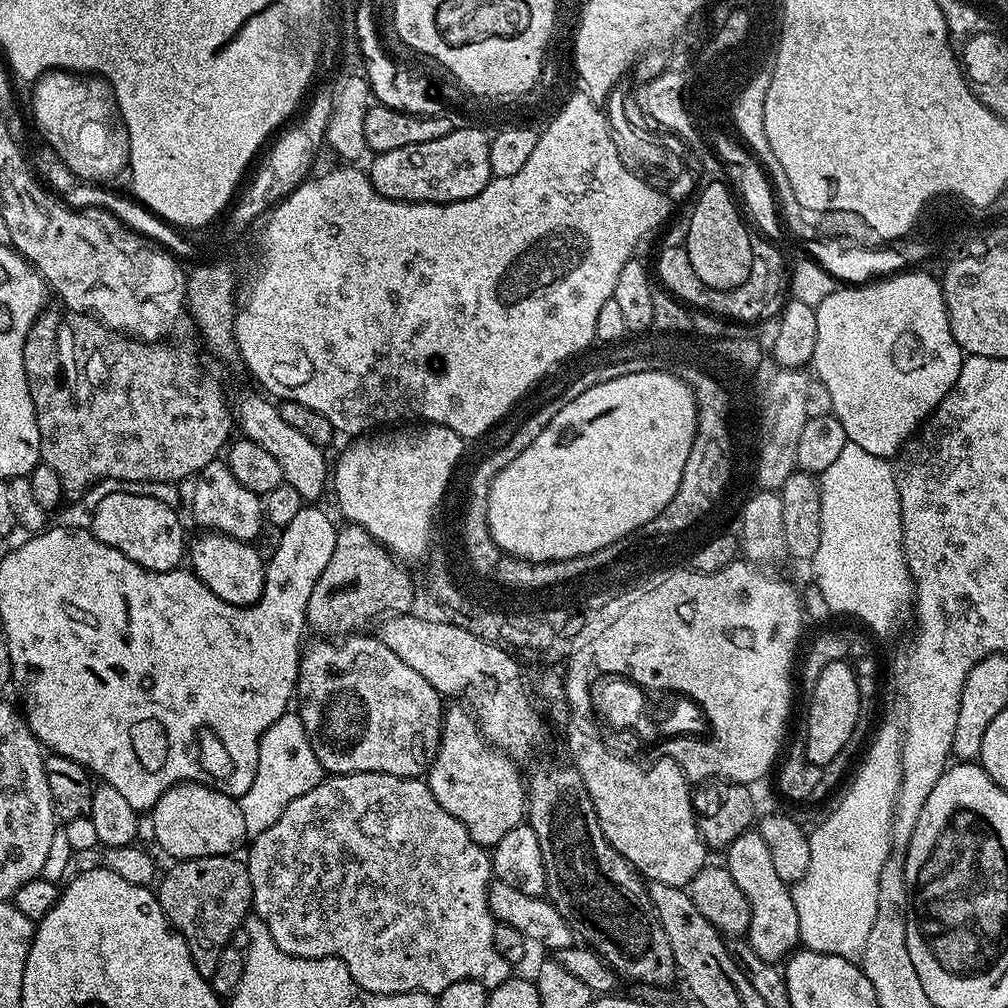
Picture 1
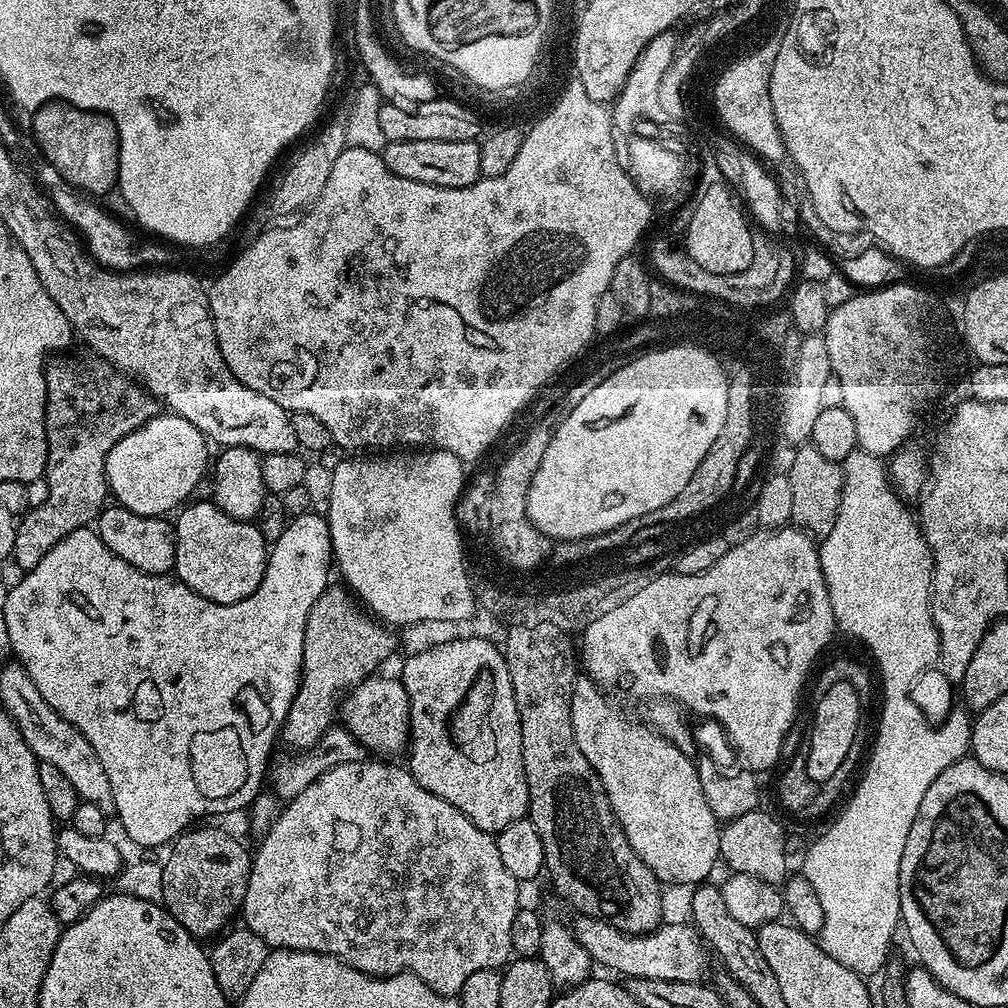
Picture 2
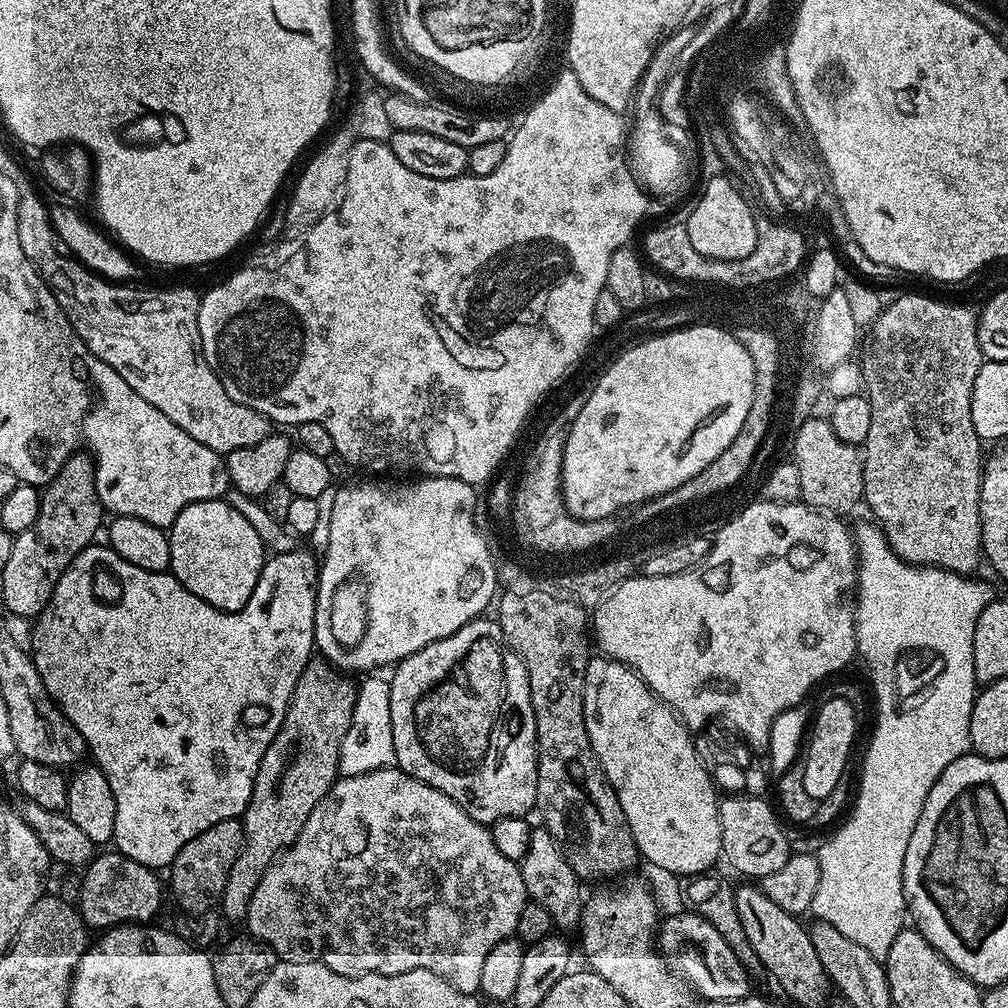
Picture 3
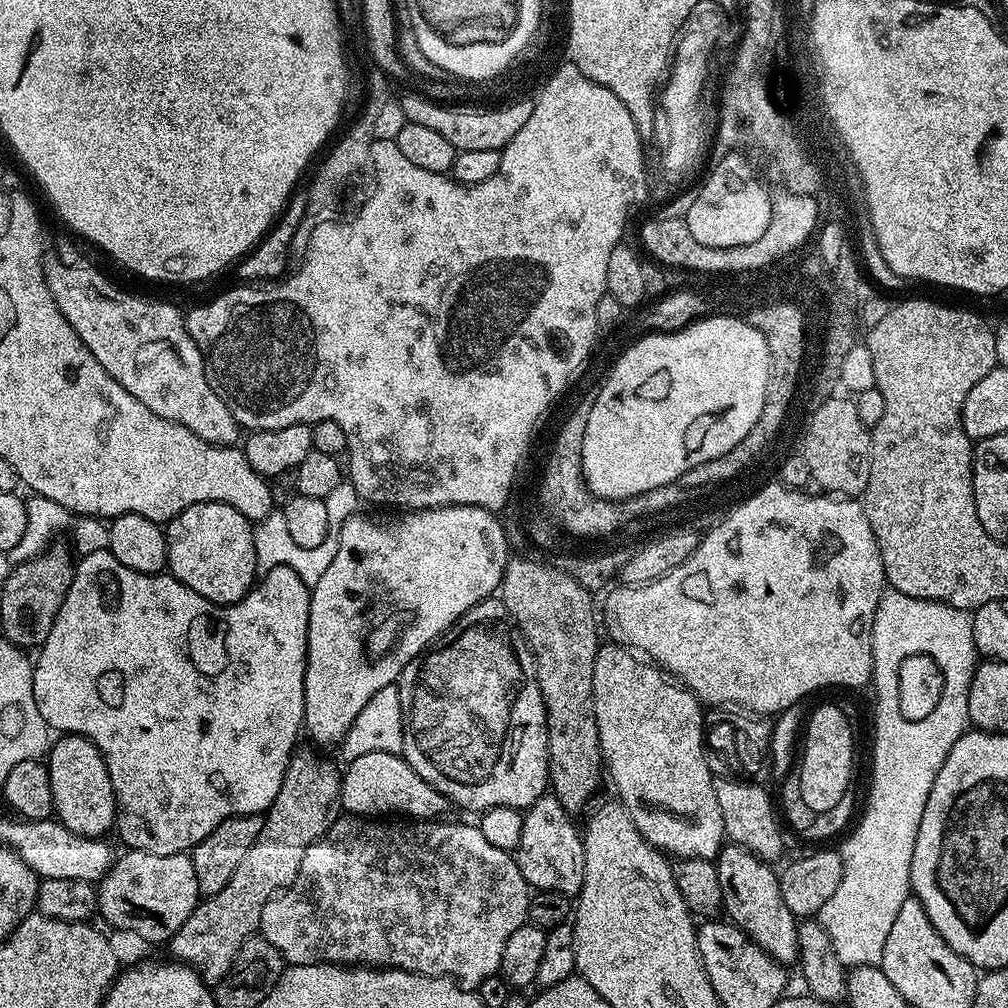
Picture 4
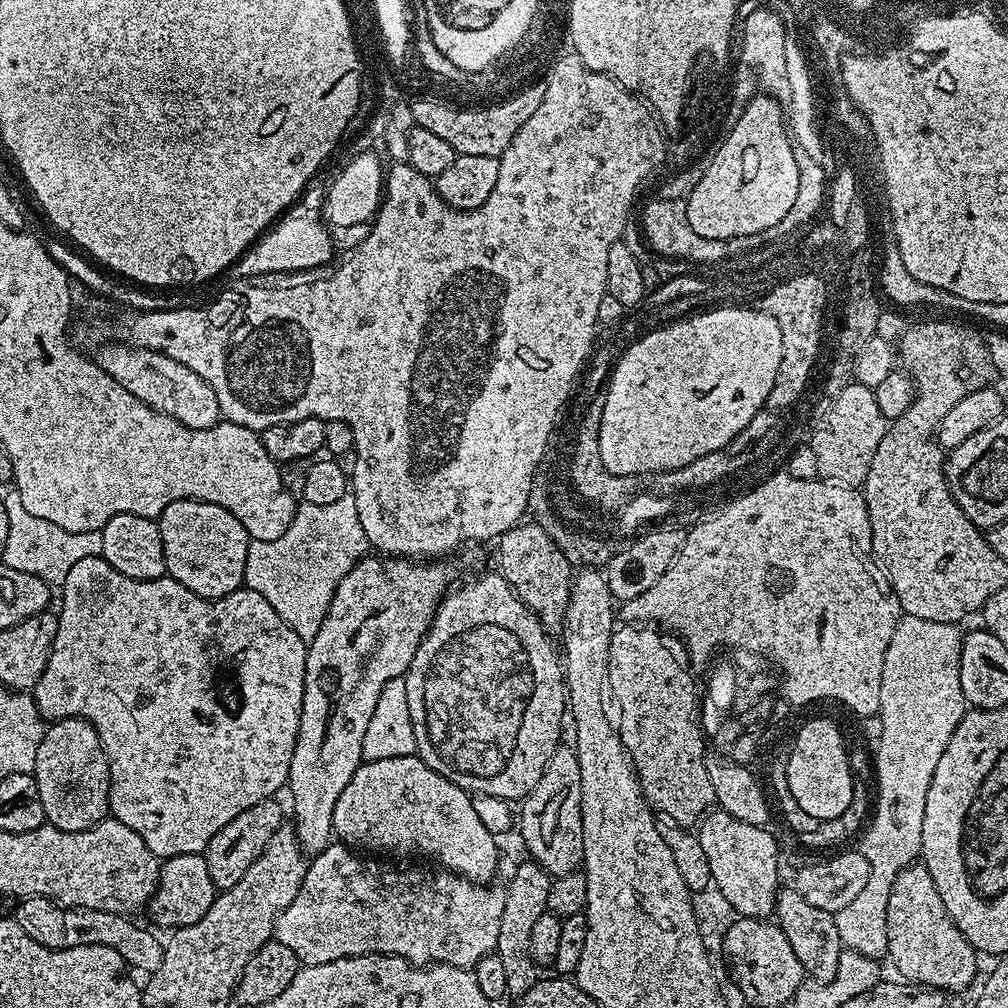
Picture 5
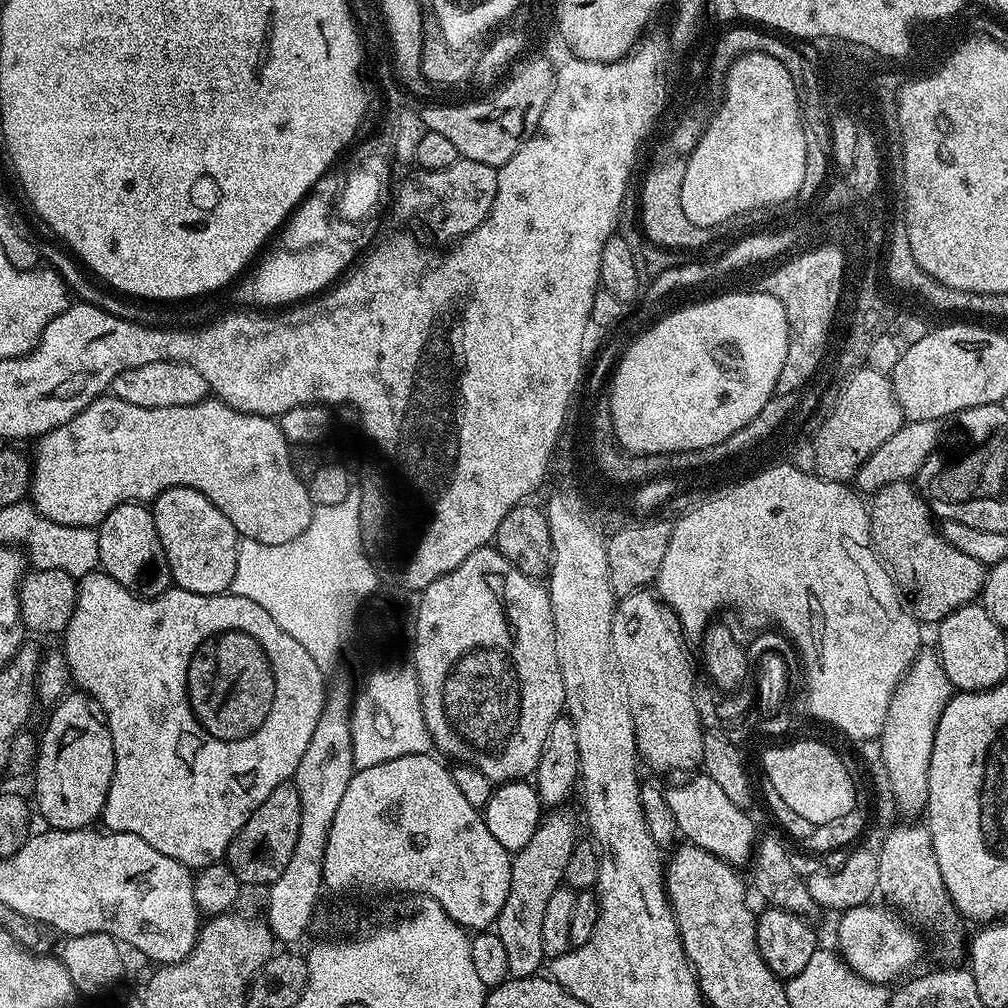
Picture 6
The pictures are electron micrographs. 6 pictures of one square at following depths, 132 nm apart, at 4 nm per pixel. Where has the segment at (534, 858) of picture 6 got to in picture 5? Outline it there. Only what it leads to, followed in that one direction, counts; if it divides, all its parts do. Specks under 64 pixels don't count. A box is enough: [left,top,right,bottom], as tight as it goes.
[494,858,552,998]

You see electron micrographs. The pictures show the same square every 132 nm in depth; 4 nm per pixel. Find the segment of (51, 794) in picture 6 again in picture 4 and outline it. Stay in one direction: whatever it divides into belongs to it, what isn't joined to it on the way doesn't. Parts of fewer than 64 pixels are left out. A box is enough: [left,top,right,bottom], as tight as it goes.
[46,734,116,838]

